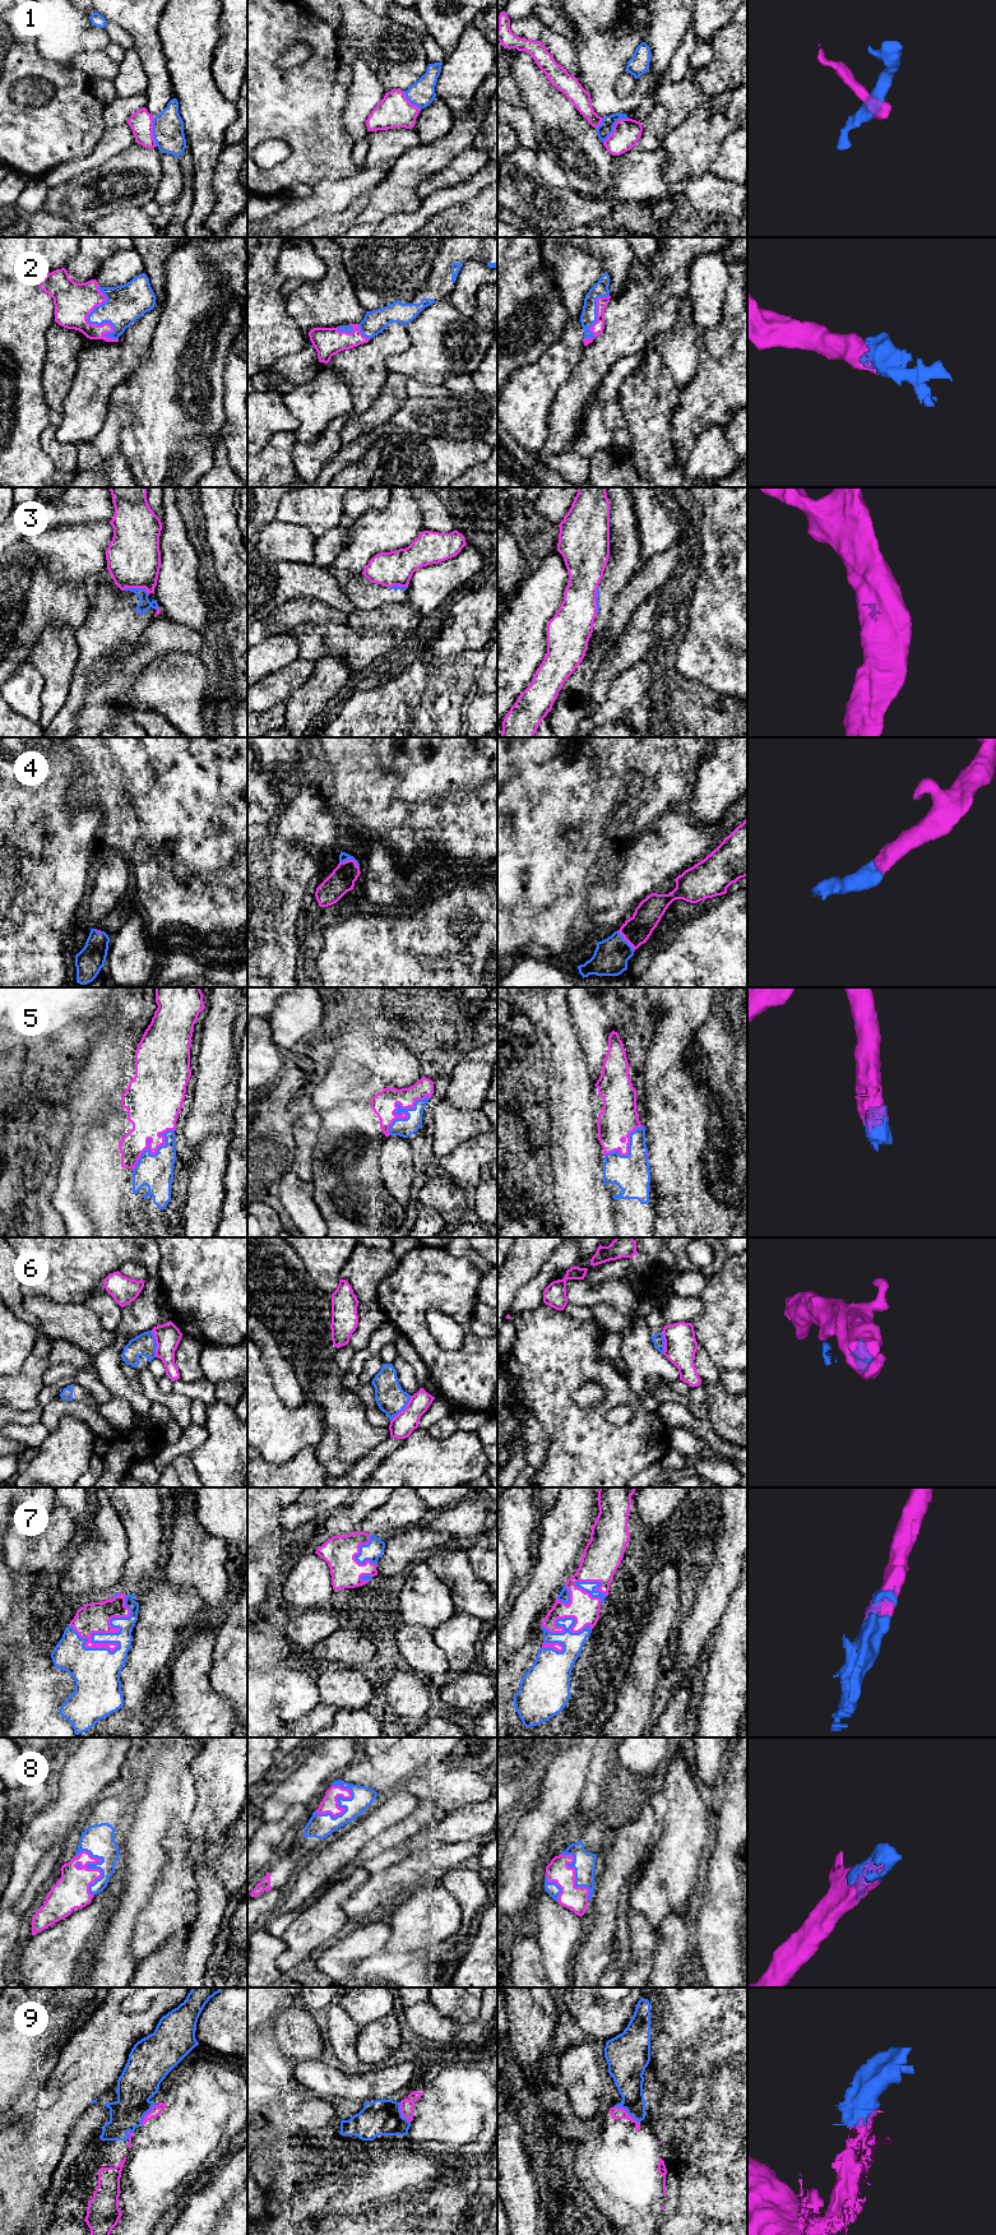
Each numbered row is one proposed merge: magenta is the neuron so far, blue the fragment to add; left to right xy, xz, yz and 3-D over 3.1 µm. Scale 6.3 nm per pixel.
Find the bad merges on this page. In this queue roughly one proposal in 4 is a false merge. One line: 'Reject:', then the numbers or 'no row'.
Reject: 1, 3, 6, 9

